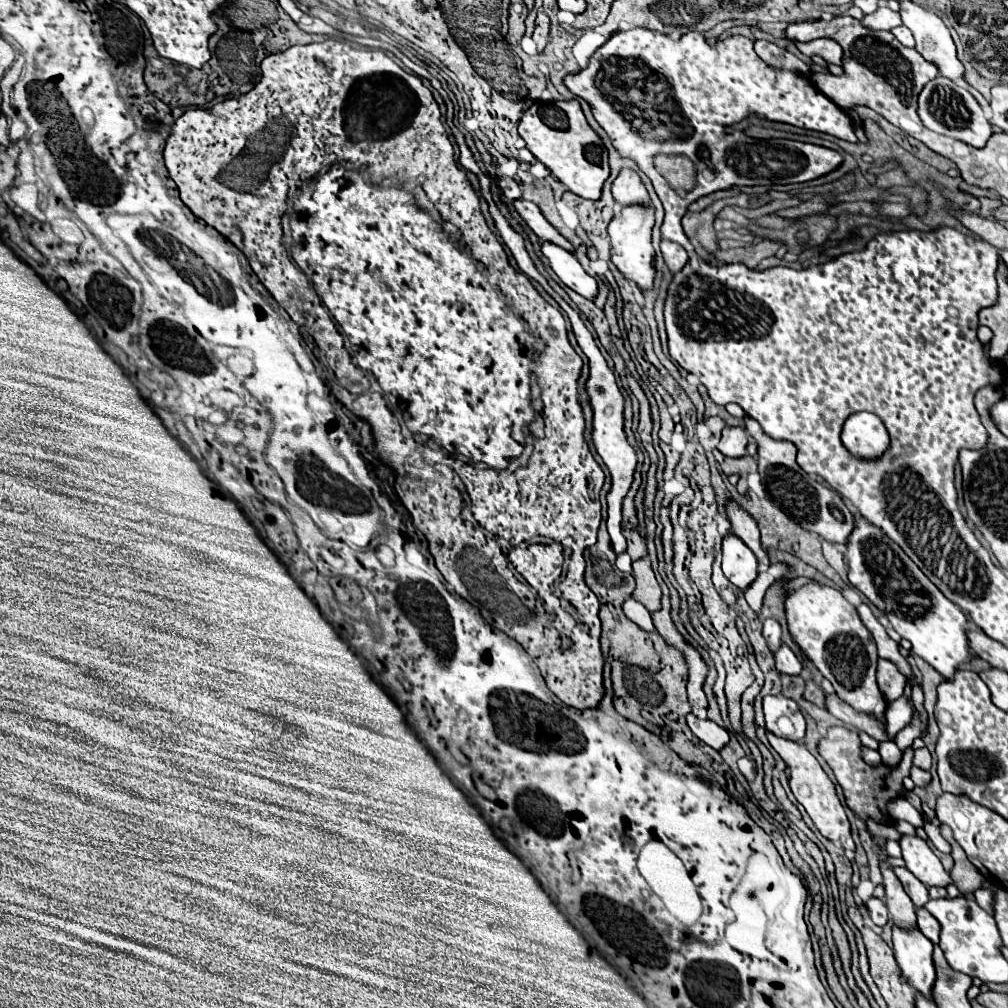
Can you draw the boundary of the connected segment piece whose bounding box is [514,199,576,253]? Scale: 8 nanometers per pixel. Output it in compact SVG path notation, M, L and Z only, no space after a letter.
M518 199L518 201L514 201L514 207L516 207L516 211L520 213L520 217L526 221L526 225L528 225L542 241L556 243L558 247L562 247L562 249L566 249L566 251L570 251L570 253L576 251L576 249L572 247L572 243L570 243L568 239L564 239L564 237L544 219L544 215L540 213L538 205L534 205L534 203L530 203L530 201L524 201L524 199Z

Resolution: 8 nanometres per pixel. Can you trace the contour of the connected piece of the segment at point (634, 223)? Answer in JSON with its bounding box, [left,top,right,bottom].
[608,205,656,289]

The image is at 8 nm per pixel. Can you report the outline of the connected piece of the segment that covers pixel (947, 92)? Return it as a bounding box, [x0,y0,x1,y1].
[918,75,992,147]

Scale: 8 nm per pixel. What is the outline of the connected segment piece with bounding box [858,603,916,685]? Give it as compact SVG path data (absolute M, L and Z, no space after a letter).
M862 603L862 605L858 607L858 615L860 615L862 623L866 625L866 629L872 633L872 637L874 637L874 641L876 641L878 657L880 657L880 659L886 659L886 661L892 661L892 663L896 665L896 669L900 669L900 673L906 677L906 681L914 685L916 679L914 679L914 673L912 673L910 663L900 655L898 643L888 637L886 629L878 623L878 619L872 615L872 611L868 609L868 605Z

